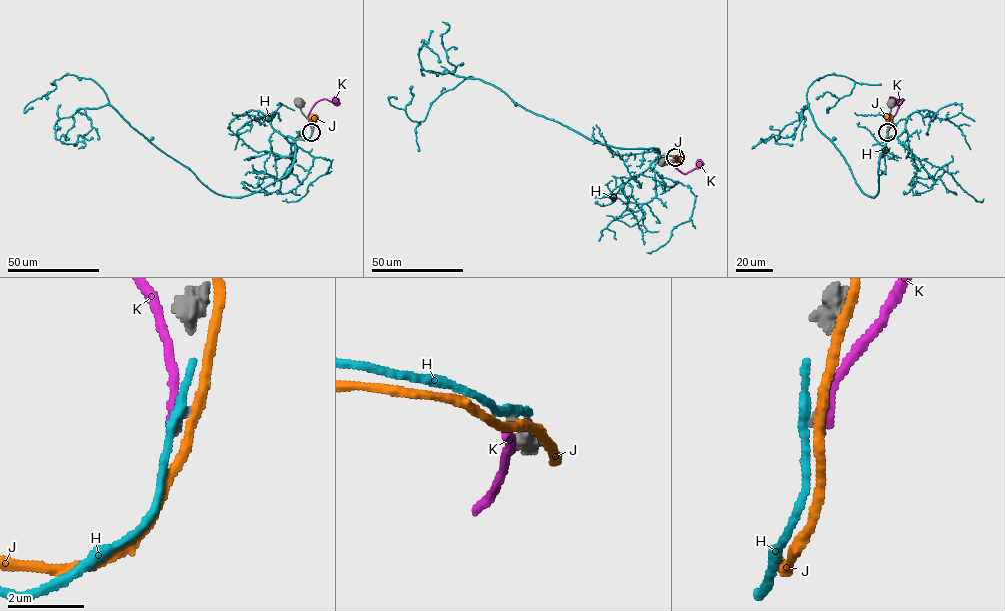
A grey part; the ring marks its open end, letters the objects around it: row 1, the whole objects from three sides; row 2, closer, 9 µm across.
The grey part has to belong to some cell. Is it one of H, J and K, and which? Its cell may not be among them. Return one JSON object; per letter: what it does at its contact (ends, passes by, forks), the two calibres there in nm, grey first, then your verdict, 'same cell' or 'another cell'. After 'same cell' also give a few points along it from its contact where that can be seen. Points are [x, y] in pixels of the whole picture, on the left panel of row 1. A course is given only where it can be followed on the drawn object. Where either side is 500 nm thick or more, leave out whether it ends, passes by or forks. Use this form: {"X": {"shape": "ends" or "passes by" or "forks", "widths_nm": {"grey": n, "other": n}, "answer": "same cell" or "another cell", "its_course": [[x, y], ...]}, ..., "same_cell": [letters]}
{"H": {"shape": "passes by", "widths_nm": {"grey": 220, "other": 220}, "answer": "another cell"}, "J": {"shape": "passes by", "widths_nm": {"grey": 220, "other": 240}, "answer": "another cell"}, "K": {"shape": "ends", "widths_nm": {"grey": 220, "other": 240}, "answer": "another cell"}, "same_cell": []}

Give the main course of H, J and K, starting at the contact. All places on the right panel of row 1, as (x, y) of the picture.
H: (887, 132), (871, 197), (807, 103), (816, 79), (852, 79), (851, 93), (828, 107)
J: (887, 131), (890, 118)
K: (887, 132), (903, 99), (894, 102)

